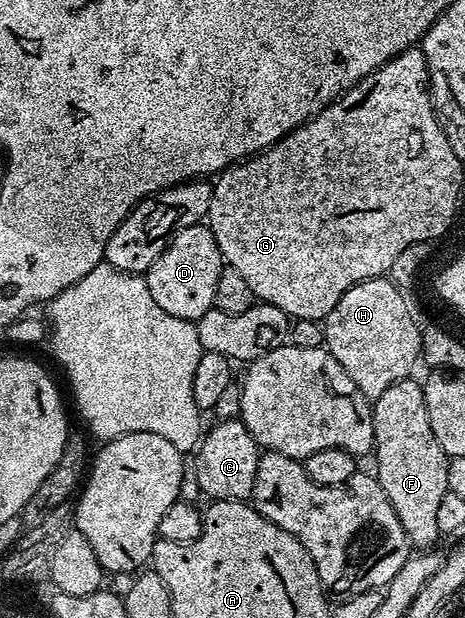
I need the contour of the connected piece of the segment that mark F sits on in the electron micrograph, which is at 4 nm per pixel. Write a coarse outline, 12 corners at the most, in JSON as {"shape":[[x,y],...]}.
{"shape":[[420,380],[373,407],[375,476],[410,546],[442,536],[449,458]]}

